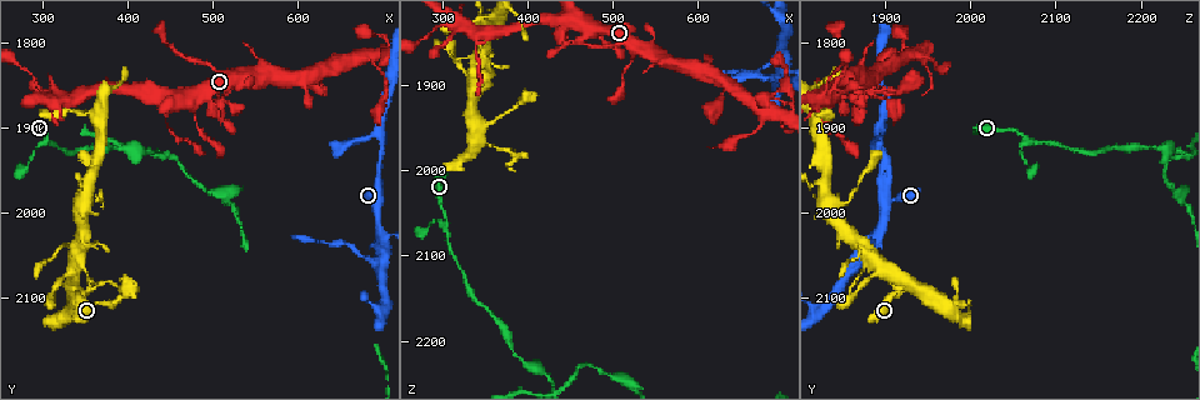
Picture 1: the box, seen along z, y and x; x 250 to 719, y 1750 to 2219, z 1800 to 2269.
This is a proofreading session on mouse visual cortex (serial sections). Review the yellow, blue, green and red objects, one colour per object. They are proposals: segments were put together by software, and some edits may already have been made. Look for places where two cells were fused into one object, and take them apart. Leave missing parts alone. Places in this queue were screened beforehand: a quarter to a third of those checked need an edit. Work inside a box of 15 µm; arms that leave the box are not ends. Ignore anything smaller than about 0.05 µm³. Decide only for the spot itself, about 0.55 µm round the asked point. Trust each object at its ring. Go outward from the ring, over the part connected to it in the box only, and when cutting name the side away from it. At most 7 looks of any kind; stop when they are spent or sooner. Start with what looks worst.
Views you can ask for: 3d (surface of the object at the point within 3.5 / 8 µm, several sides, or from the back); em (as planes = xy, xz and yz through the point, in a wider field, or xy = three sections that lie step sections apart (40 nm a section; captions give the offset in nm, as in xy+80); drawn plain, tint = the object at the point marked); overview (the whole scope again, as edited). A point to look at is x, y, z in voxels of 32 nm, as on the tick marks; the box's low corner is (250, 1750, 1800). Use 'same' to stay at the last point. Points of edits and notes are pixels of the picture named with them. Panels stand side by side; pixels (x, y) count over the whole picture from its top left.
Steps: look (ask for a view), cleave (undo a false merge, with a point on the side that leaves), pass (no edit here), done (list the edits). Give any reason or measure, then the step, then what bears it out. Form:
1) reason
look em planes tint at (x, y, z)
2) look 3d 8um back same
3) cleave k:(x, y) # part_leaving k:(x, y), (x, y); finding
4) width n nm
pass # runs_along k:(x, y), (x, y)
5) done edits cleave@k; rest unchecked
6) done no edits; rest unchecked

abrupt turn
look 3d 3.5um at (430, 1925, 2245)

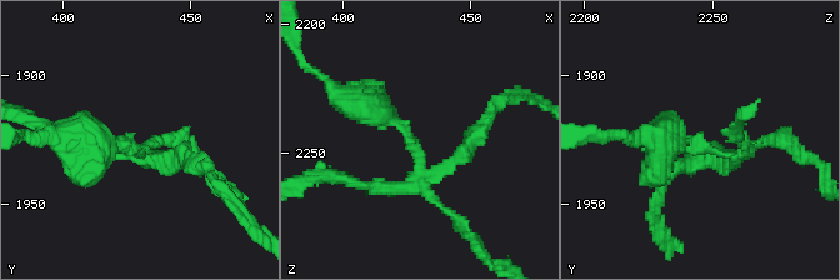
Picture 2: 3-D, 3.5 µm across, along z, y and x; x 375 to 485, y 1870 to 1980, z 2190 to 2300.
need the tissue
look em xy step 1 tint at (426, 1928, 2247)

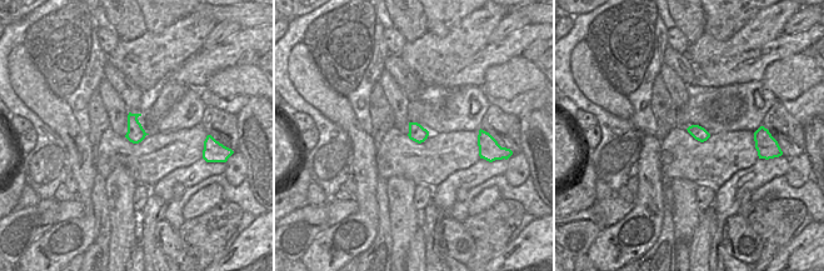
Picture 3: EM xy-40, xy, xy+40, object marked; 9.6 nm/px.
look em xy step 3 tint same

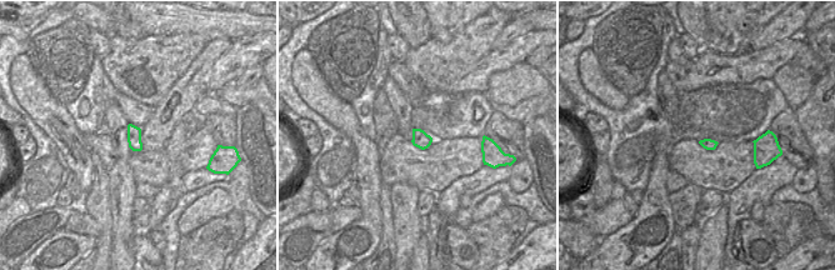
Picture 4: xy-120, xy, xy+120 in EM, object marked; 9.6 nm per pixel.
cleave 2:(465, 151) # two cells meet here

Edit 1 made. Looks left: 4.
side arm on a straight run
look 3d 8um at (700, 2055, 1875)

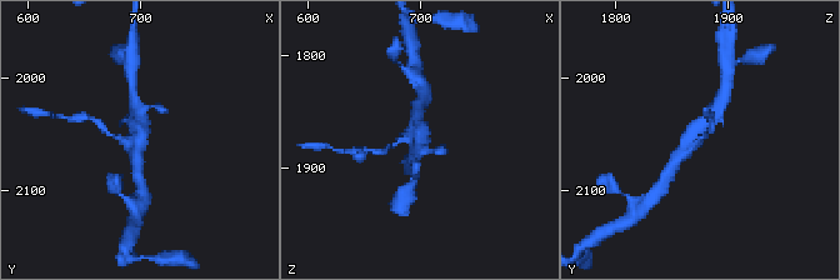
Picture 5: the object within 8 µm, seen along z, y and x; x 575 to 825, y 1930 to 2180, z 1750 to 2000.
arms 3; arm_widths 150, 350, 400 nm
look em xy step 3 tint at (696, 2056, 1874)

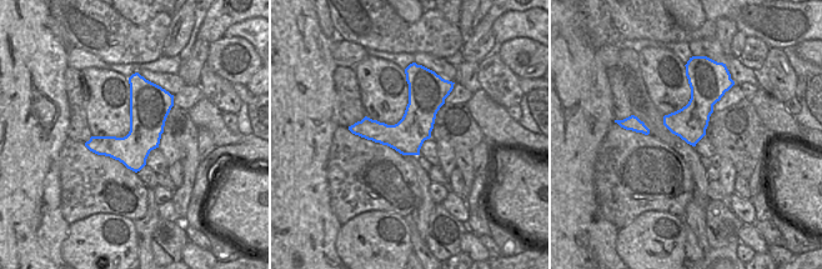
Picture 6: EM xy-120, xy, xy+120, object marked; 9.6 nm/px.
pass # runs_along 5:(136, 110), (135, 140), (105, 130); all the same cell

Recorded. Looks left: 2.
small branch off a trunk
look 3d 3.5um at (670, 1815, 1920)

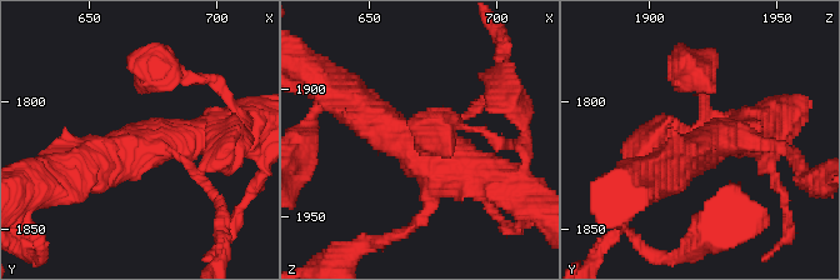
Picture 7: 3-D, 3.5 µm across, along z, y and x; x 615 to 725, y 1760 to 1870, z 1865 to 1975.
arms 4; arm_widths 100, 200, 450, 500 nm; shape alone is not enough
look em xy step 3 tint same

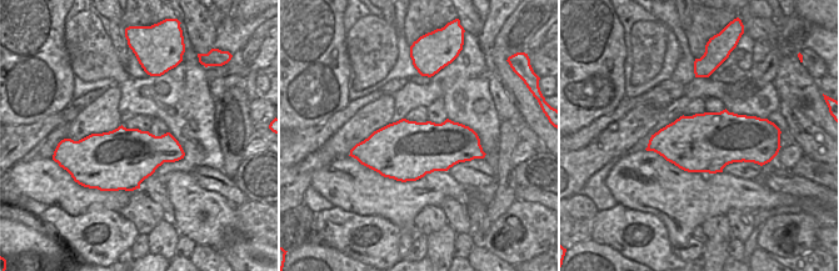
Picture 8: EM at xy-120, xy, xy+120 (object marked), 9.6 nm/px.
pass # continuous, no second cell

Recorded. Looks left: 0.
done edits cleave@2; rest unchecked

